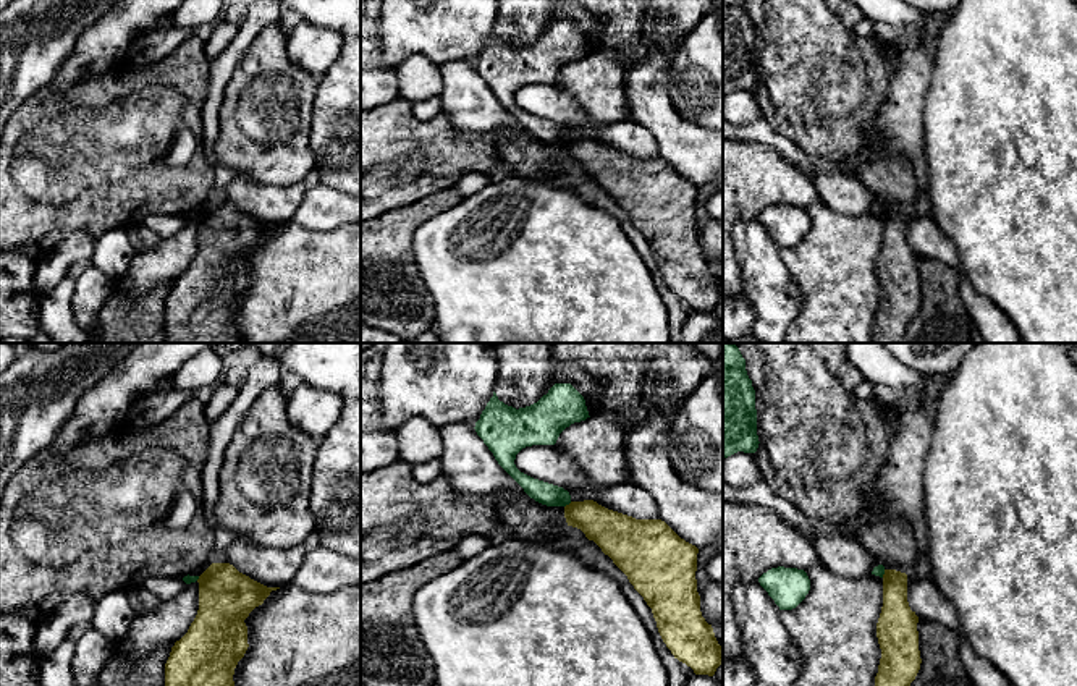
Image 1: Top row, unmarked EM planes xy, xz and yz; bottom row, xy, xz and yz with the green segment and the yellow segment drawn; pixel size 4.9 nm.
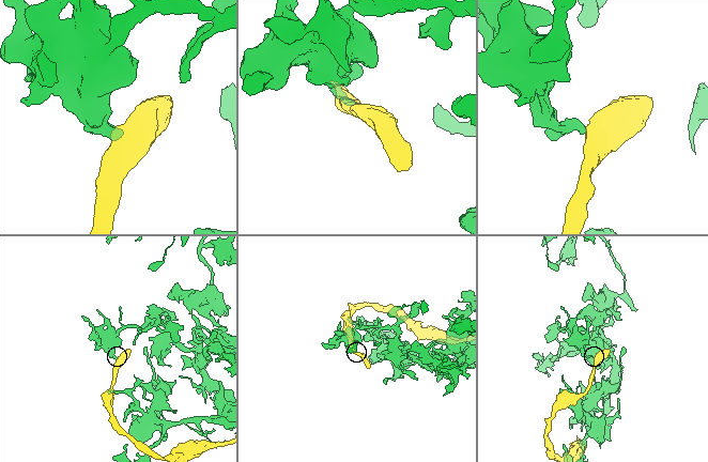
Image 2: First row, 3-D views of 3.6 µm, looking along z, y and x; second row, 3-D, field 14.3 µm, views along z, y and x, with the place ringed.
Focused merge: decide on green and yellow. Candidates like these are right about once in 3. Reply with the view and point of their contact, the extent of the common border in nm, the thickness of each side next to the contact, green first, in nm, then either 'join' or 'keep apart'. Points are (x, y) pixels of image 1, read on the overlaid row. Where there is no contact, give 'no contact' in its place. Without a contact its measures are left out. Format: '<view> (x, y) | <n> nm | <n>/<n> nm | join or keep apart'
xz (568, 503) | 50 nm | 110/190 nm | keep apart

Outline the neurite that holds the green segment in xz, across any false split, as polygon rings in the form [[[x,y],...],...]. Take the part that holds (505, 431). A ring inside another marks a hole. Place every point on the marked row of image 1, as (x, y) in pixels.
[[[555,383],[537,403],[519,409],[500,401],[493,392],[474,429],[530,498],[547,506],[566,506],[571,503],[568,490],[521,472],[514,459],[526,447],[555,445],[566,427],[587,417],[584,396],[571,383]]]

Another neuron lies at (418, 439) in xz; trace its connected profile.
[[[424,417],[404,421],[395,434],[398,437],[399,461],[411,466],[440,458],[443,453],[443,440],[438,429]]]

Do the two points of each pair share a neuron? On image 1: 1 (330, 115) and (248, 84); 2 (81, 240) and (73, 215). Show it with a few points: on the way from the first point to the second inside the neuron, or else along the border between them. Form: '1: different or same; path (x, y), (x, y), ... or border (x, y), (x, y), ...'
1: different; border (317, 81), (309, 146)
2: different; border (94, 237), (84, 230), (75, 230), (47, 254)

